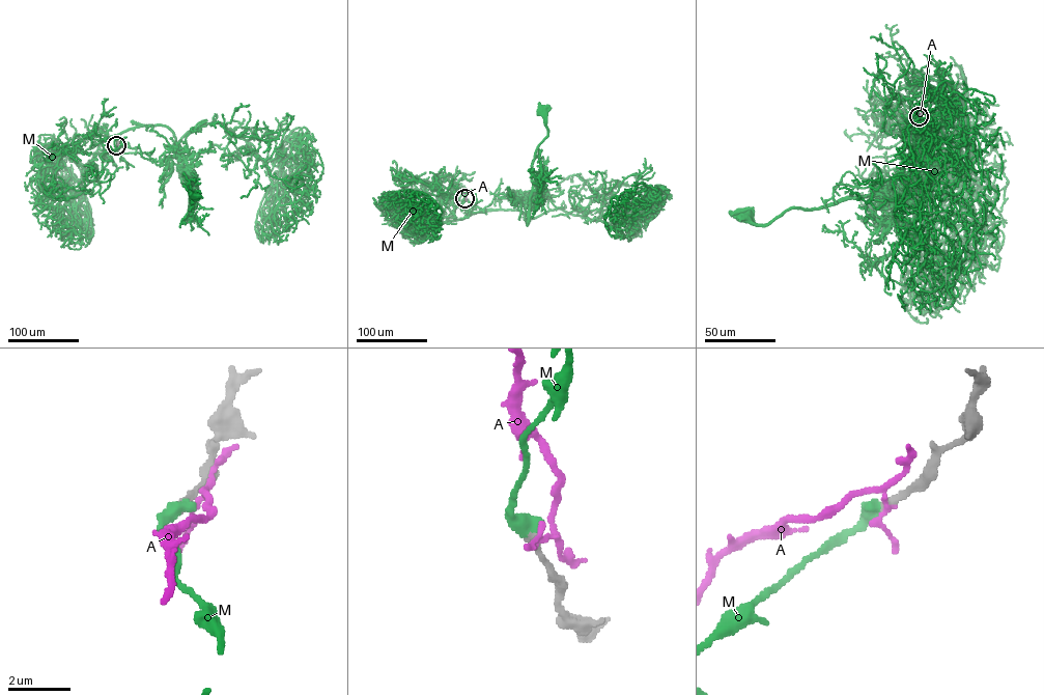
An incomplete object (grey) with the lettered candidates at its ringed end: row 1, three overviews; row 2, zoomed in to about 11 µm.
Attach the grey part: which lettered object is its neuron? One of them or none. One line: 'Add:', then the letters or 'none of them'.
Add: M

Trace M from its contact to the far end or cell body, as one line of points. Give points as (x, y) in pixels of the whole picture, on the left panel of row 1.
M: (116, 145), (113, 153), (100, 148), (129, 130), (165, 126), (184, 186), (199, 191), (193, 195)

